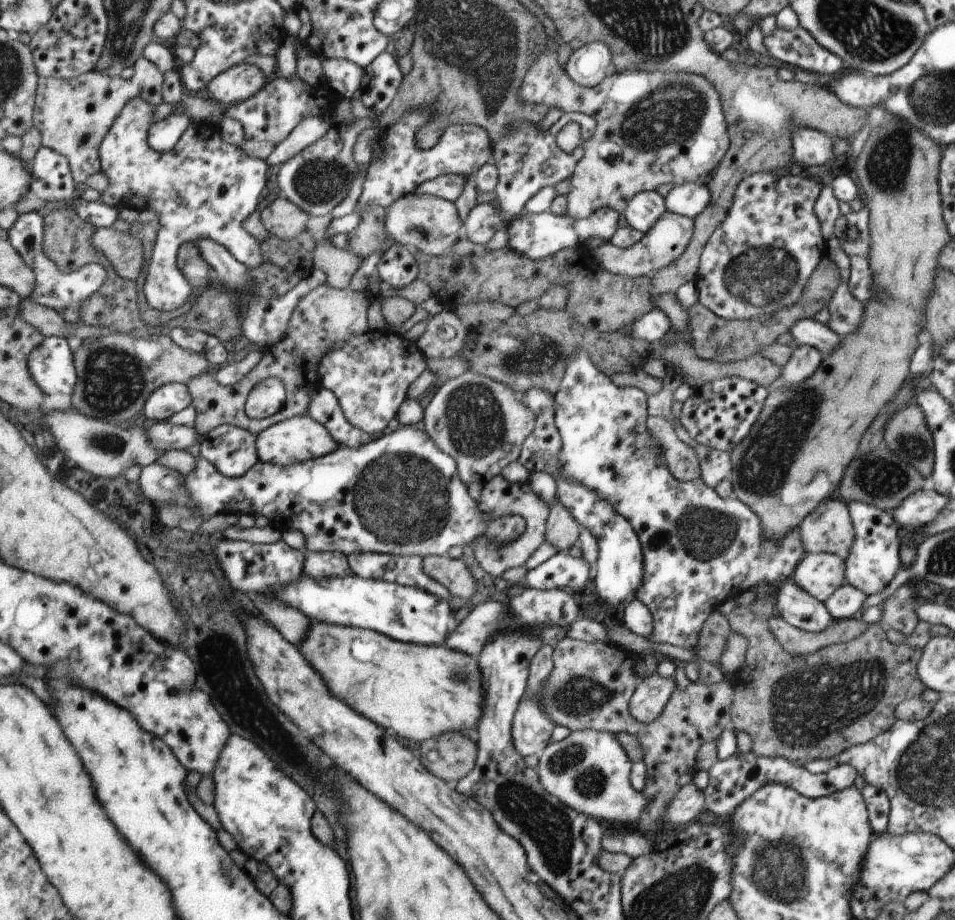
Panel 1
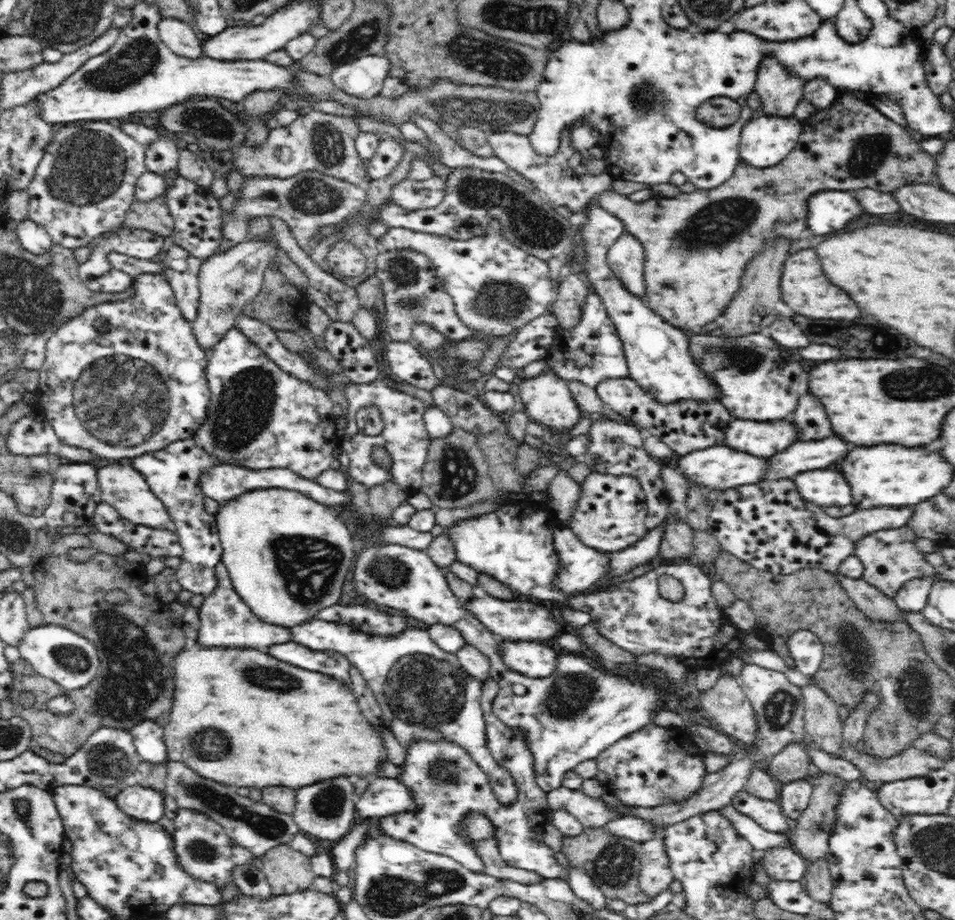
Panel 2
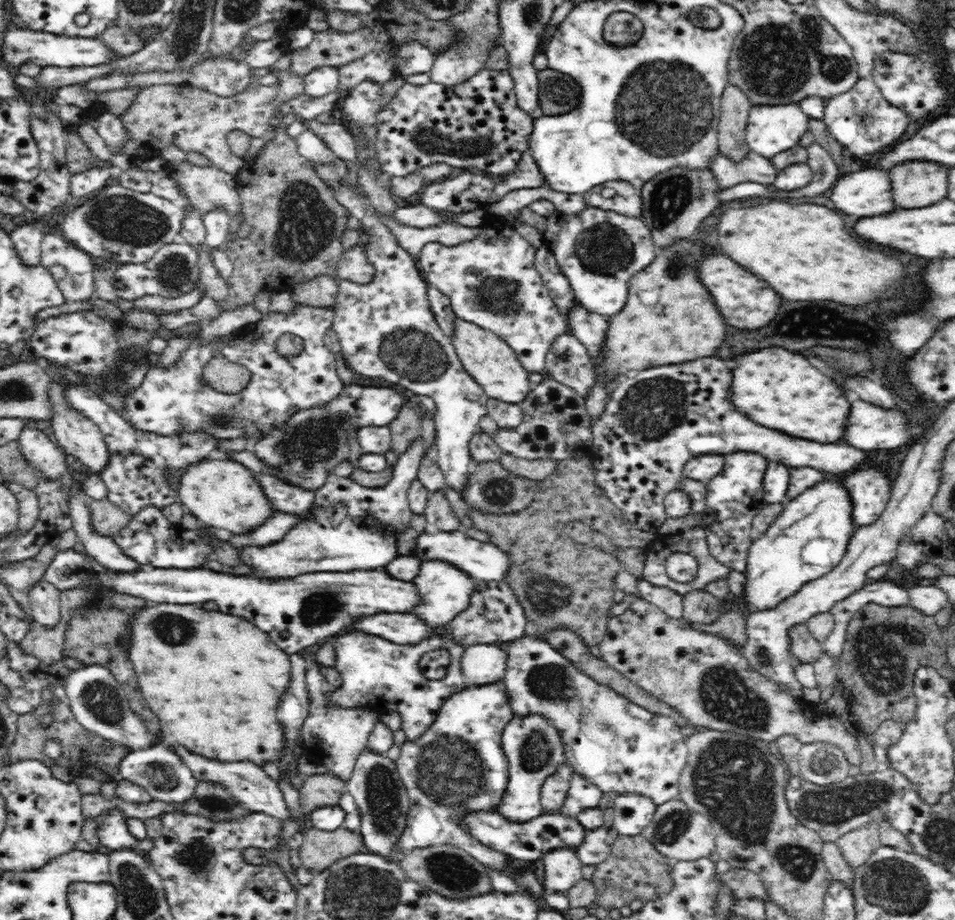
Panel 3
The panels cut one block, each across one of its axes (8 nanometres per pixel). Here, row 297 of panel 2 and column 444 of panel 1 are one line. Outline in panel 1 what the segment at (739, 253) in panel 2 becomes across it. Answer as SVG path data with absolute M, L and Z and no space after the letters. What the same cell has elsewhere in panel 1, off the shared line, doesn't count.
M317 622L303 644L303 654L323 672L335 696L411 742L421 743L443 732L471 732L482 716L482 669L476 657L467 653L443 645L399 642L369 629Z

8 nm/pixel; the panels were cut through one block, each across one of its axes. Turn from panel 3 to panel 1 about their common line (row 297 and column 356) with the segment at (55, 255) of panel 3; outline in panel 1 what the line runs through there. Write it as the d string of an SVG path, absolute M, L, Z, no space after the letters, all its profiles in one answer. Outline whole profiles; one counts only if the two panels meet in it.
M321 58L324 83L336 91L343 99L352 100L359 93L364 67L349 60Z

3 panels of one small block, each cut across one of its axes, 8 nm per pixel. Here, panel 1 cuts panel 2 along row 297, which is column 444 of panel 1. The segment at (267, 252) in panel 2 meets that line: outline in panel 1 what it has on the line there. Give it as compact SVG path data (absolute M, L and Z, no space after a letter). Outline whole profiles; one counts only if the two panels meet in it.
M429 194L403 195L385 208L384 230L395 243L420 251L427 256L446 254L449 246L457 241L457 230L461 226L455 206L452 202Z

